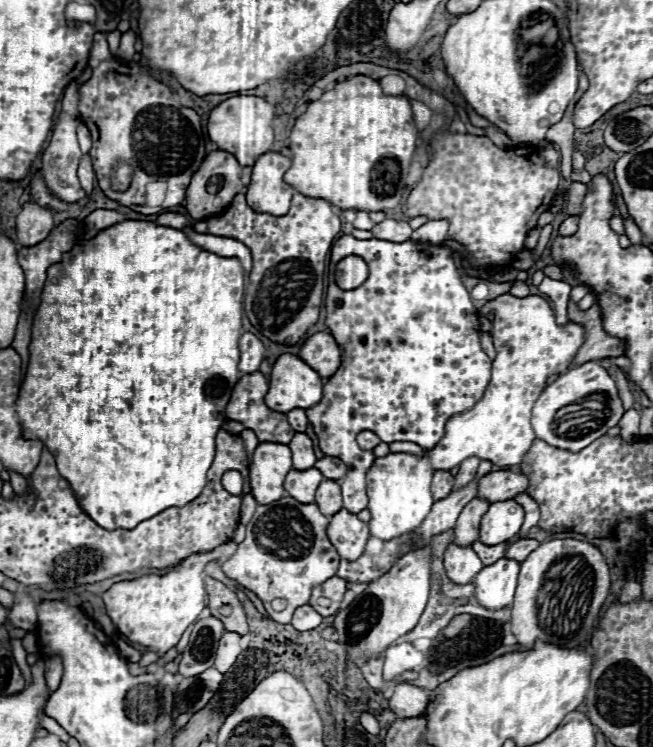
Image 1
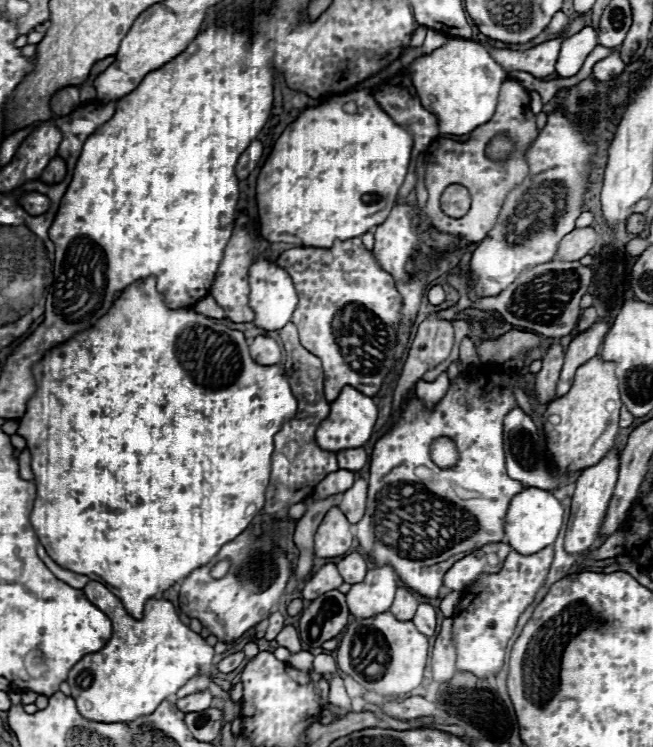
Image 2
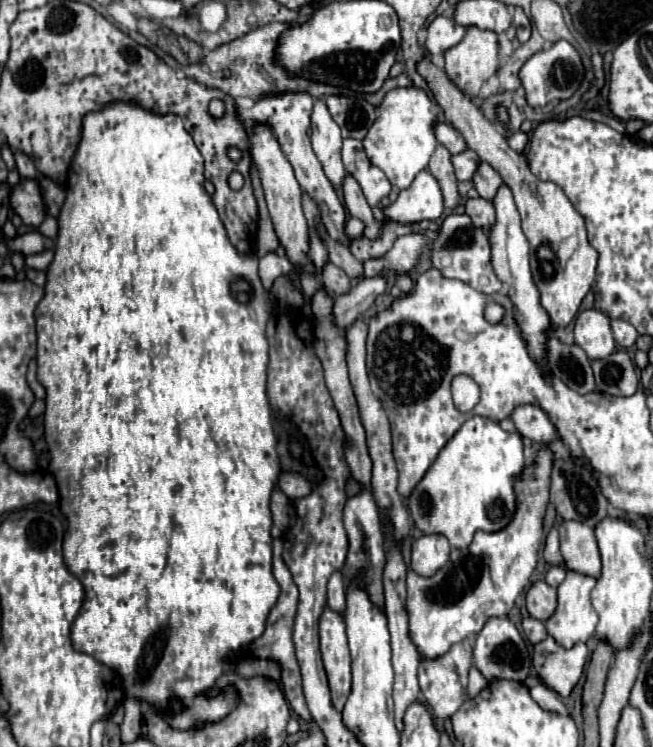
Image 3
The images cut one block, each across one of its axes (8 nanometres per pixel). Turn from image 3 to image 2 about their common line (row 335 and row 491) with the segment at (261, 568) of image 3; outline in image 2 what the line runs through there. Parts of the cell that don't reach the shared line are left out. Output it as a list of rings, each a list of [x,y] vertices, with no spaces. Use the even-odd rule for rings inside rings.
[[[148,276],[124,288],[122,296],[112,304],[112,308],[82,334],[64,344],[54,346],[46,352],[42,362],[32,366],[36,392],[26,404],[26,414],[20,420],[18,434],[26,440],[32,456],[34,482],[38,488],[30,522],[38,534],[40,544],[46,548],[50,558],[62,568],[84,574],[92,580],[100,580],[116,590],[112,590],[124,604],[130,616],[142,618],[144,602],[158,592],[168,590],[178,580],[184,580],[192,570],[204,566],[214,558],[214,554],[238,534],[242,534],[252,518],[264,508],[264,494],[270,480],[270,464],[274,452],[274,434],[280,430],[286,418],[296,414],[296,398],[292,396],[288,378],[284,370],[274,366],[260,366],[248,354],[246,338],[240,330],[232,330],[218,324],[214,318],[198,314],[194,308],[168,308],[164,296],[156,290],[156,278]]]

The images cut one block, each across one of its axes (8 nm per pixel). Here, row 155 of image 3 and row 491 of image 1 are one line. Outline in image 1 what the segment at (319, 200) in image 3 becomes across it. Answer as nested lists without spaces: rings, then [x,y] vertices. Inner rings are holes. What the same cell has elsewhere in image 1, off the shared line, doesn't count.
[[[290,470],[284,480],[284,492],[300,504],[312,504],[316,488],[322,480],[324,478],[318,474],[318,470]]]

